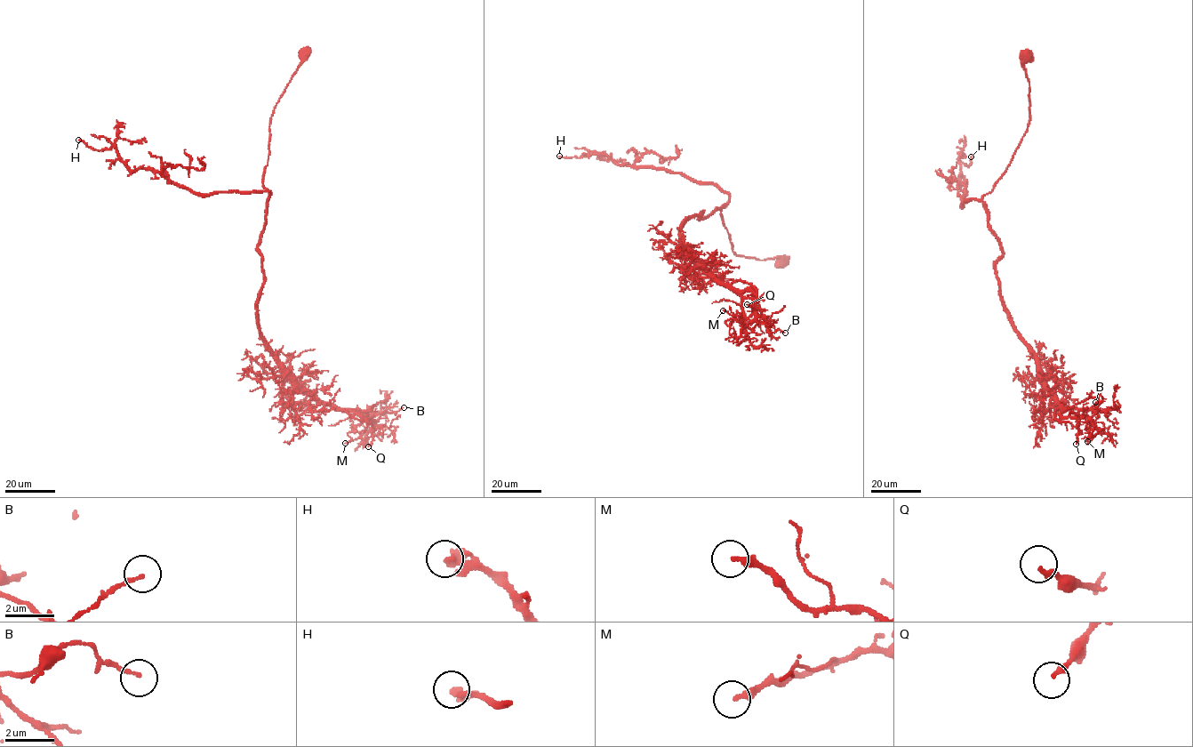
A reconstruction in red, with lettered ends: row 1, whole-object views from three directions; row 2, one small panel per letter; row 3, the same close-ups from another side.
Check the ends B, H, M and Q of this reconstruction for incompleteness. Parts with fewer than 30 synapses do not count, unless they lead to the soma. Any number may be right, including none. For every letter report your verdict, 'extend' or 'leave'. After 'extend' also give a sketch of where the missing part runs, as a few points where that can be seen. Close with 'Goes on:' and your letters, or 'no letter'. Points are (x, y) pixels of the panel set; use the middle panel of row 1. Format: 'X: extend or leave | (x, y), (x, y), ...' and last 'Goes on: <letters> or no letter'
B: leave
H: extend
M: leave
Q: leave
Goes on: H

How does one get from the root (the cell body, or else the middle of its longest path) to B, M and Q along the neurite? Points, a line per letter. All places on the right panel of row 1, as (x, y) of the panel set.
B: (1026, 58), (1028, 129), (982, 198), (1003, 252), (996, 277), (1011, 324), (1060, 406), (1095, 402)
M: (1026, 58), (1028, 129), (982, 204), (1003, 252), (996, 277), (1007, 317), (1061, 415), (1098, 429), (1087, 441)
Q: (1026, 58), (1028, 129), (982, 204), (1003, 252), (1001, 301), (1076, 444)

